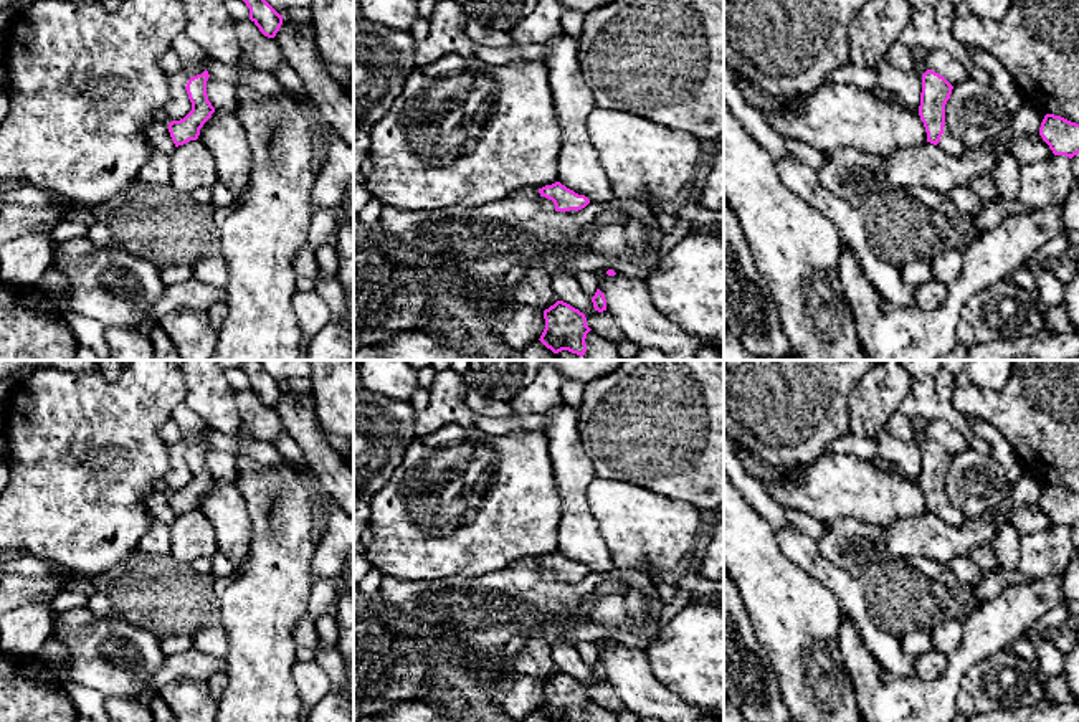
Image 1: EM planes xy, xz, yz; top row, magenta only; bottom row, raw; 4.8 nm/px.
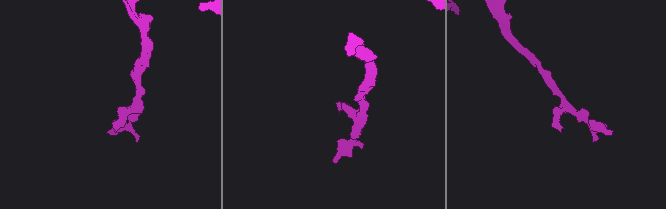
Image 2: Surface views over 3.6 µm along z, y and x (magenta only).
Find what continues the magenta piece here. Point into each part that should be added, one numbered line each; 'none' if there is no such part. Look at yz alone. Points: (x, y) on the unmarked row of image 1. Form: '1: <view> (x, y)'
1: yz (949, 514)

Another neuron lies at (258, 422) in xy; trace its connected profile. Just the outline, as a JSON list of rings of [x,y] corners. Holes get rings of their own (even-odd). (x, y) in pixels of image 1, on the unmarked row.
[[[251,390],[238,395],[238,411],[241,416],[241,428],[236,436],[250,436],[254,441],[273,444],[284,430],[276,410],[264,406]]]

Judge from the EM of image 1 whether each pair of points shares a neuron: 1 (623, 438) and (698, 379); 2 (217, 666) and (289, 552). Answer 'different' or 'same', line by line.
1: same
2: different

